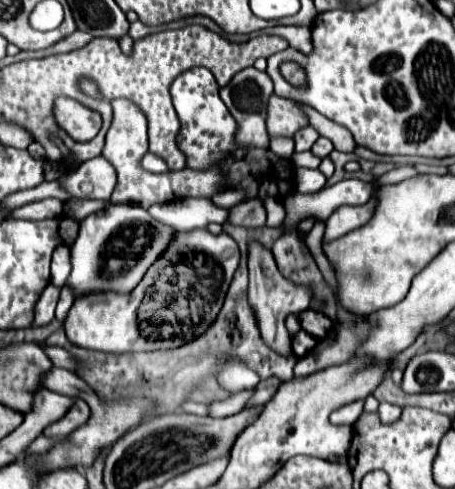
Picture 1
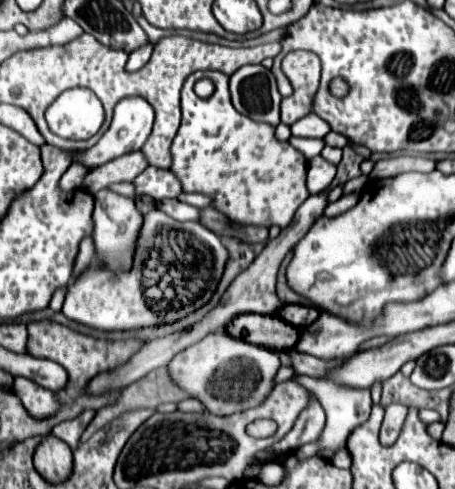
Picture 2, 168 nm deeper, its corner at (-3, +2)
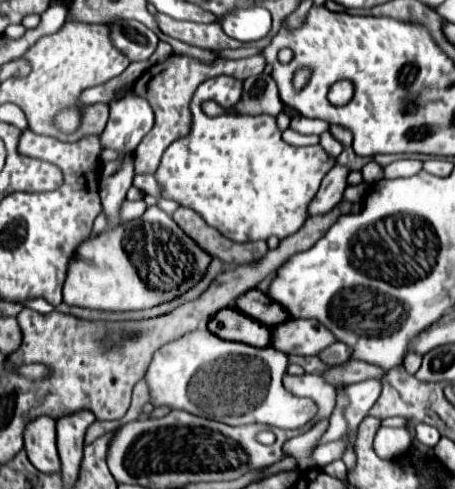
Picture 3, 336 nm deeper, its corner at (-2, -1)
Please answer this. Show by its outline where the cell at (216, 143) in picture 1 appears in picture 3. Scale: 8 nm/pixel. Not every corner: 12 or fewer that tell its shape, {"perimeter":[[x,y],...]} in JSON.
{"perimeter":[[205,80],[191,132],[165,150],[163,198],[235,242],[301,228],[321,146],[281,140],[273,116],[207,116],[241,96]]}

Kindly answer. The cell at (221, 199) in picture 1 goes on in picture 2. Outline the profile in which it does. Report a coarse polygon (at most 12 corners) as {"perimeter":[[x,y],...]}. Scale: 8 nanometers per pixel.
{"perimeter":[[182,193],[178,201],[198,209],[210,205],[200,193]]}

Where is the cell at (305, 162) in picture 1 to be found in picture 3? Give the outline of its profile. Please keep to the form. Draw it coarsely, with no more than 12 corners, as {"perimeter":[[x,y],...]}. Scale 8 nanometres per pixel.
{"perimeter":[[283,132],[283,140],[291,146],[315,146],[319,136]]}

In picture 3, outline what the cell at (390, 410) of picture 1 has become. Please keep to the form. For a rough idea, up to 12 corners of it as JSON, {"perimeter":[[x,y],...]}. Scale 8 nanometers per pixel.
{"perimeter":[[381,426],[375,436],[377,456],[389,460],[409,450],[407,428]]}

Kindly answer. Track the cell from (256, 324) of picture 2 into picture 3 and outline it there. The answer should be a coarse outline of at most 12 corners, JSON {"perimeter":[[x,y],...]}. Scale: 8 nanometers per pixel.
{"perimeter":[[237,308],[219,310],[209,330],[223,340],[271,346],[271,330]]}

